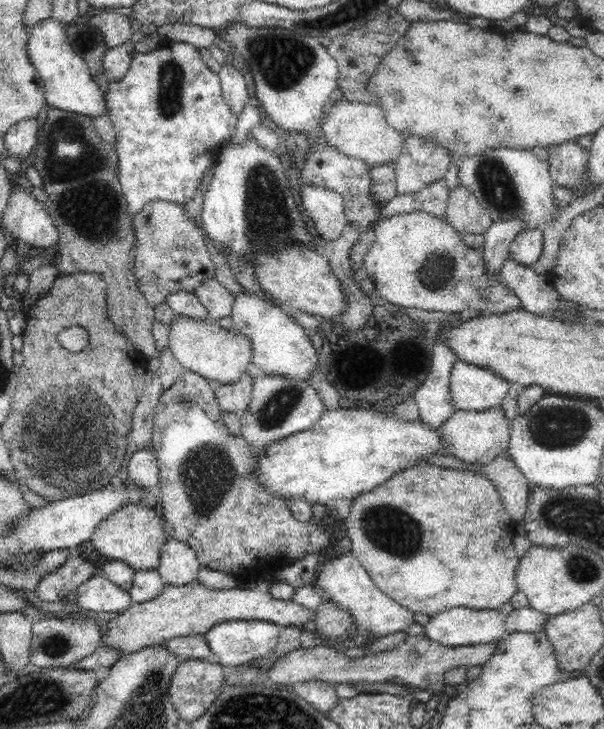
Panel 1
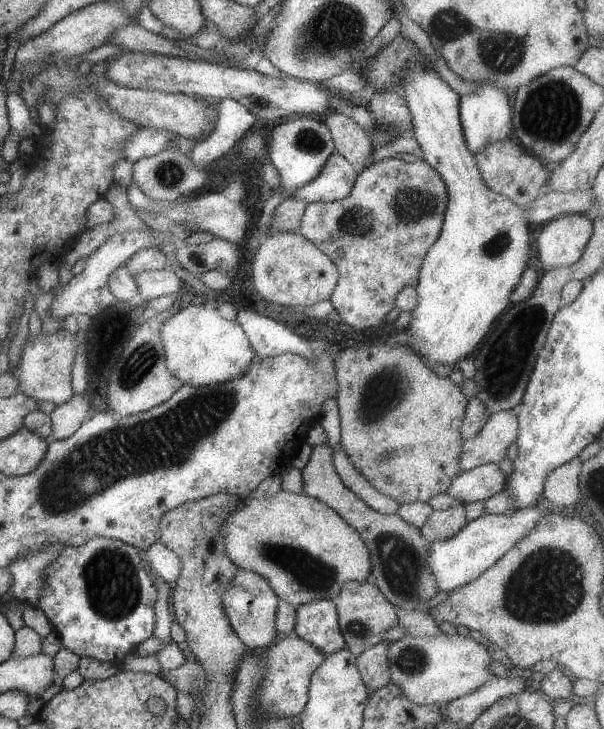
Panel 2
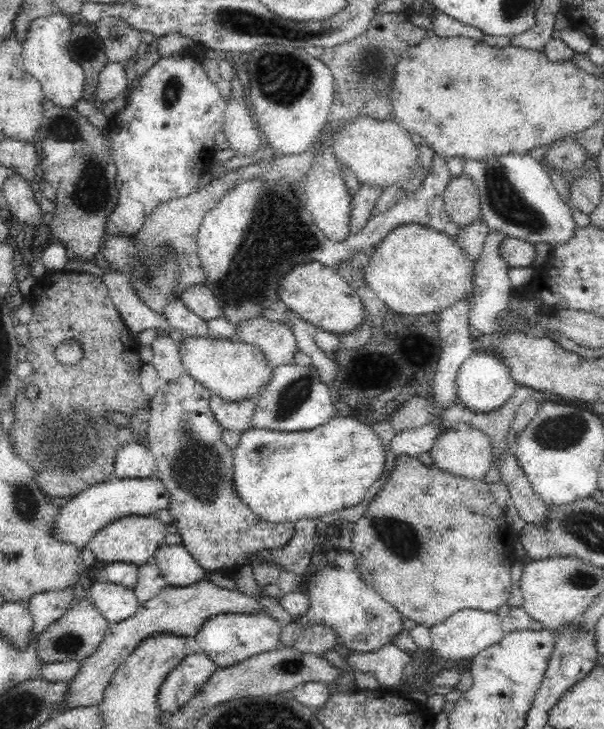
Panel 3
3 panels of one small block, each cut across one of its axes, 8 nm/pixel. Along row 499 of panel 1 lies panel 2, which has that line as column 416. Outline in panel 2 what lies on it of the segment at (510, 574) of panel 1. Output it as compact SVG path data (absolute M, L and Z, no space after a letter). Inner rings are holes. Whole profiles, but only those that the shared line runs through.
M349 344L342 346L334 354L329 356L333 360L335 366L335 378L337 378L337 392L334 396L338 406L338 415L340 422L340 442L341 448L345 450L345 454L349 456L351 464L358 468L363 478L383 496L391 498L391 502L395 504L409 504L409 502L425 502L439 492L446 492L447 487L451 484L451 480L459 474L459 452L461 452L461 444L464 439L459 434L459 426L463 420L465 405L467 398L461 393L458 384L453 384L449 378L439 378L431 372L431 368L426 364L421 356L406 347L389 346L386 344L384 348L378 348L375 345L369 345L367 348L349 347Z

